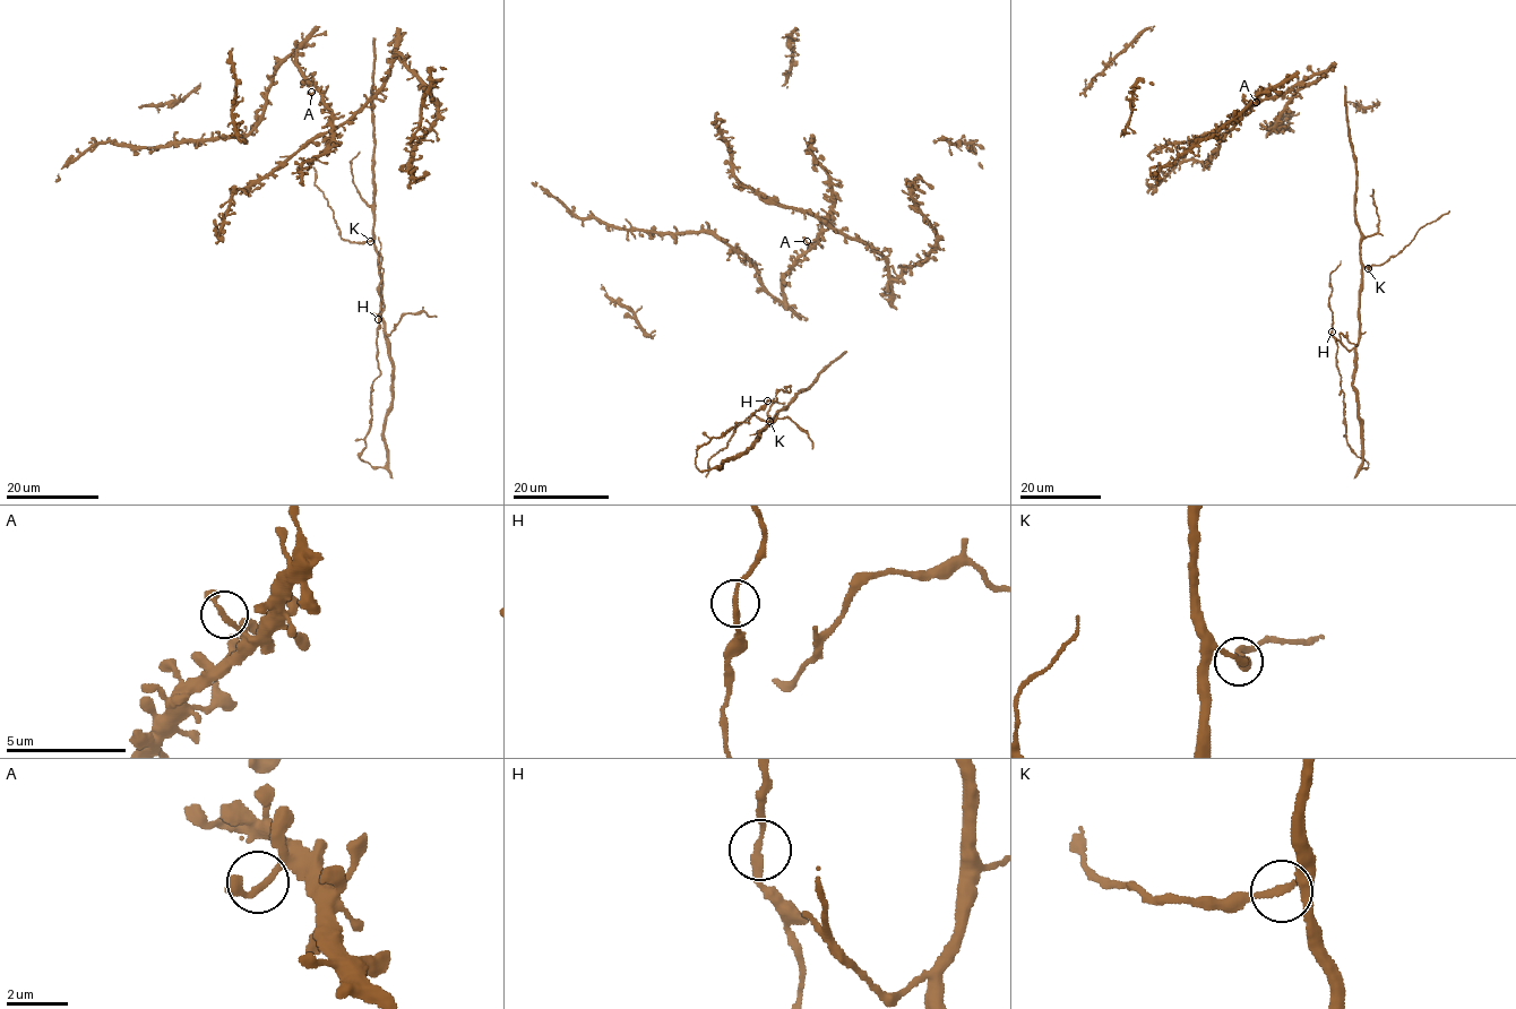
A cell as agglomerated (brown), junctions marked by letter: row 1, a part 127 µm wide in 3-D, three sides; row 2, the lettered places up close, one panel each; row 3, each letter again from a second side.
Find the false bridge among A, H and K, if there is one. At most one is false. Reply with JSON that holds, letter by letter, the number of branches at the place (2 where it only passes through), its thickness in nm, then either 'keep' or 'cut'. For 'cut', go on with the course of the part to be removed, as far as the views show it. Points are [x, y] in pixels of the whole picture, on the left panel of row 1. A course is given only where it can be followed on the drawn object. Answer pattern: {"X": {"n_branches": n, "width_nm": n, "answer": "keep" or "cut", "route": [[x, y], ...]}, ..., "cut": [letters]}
{"A": {"n_branches": 2, "width_nm": 200, "answer": "keep"}, "H": {"n_branches": 2, "width_nm": 200, "answer": "keep"}, "K": {"n_branches": 2, "width_nm": 200, "answer": "keep"}, "cut": []}

